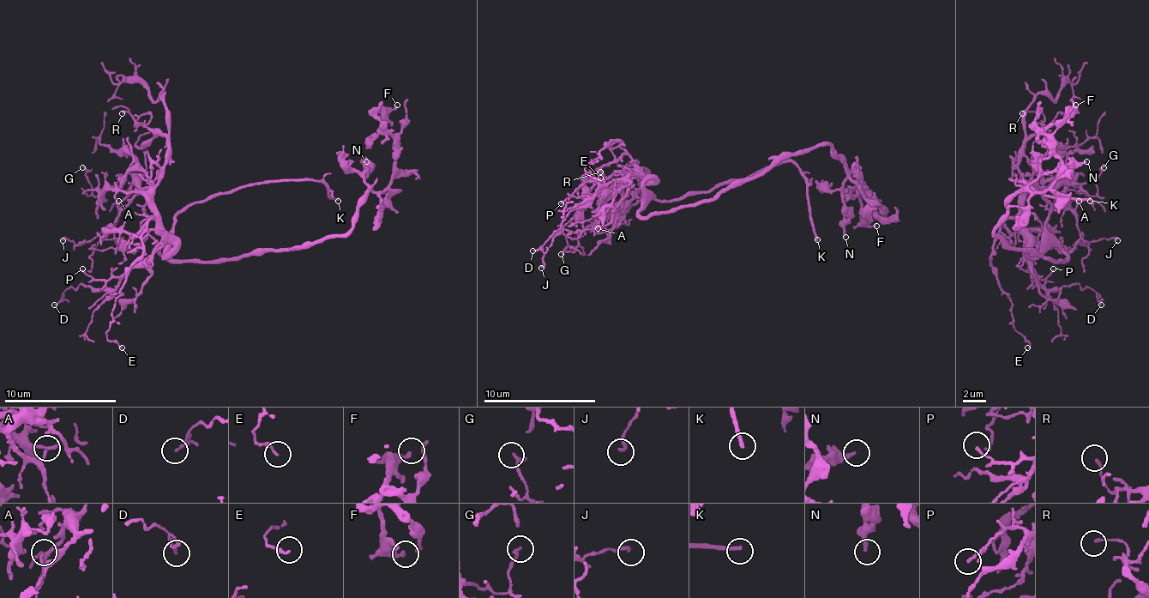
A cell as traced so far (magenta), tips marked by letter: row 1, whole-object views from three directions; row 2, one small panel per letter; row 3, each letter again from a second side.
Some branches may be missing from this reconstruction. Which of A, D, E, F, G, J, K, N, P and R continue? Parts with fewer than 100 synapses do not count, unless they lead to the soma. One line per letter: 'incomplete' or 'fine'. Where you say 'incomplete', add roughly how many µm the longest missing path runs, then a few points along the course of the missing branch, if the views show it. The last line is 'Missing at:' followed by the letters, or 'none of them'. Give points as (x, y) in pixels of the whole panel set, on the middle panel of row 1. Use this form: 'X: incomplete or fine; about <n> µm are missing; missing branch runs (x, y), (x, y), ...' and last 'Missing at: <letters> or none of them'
A: fine
D: fine
E: fine
F: fine
G: fine
J: fine
K: incomplete; about 35 µm are missing
N: fine
P: fine
R: fine
Missing at: K

